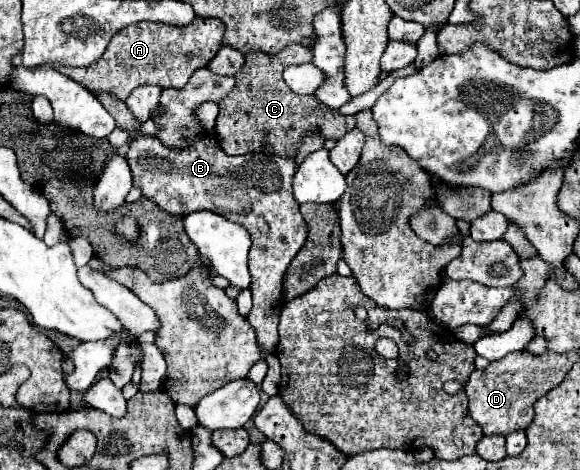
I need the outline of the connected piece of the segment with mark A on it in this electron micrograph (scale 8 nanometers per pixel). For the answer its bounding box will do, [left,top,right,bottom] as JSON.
[47,16,224,100]

